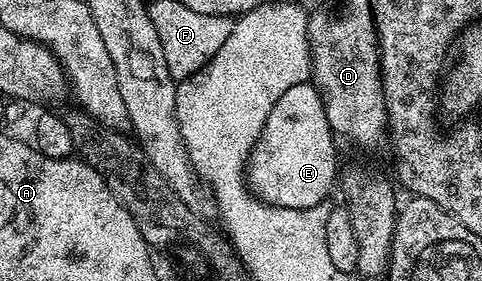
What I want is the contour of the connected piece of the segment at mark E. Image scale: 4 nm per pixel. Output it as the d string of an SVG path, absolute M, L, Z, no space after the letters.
M304 83L288 88L287 91L283 92L283 95L279 96L279 101L275 103L271 108L270 117L266 125L262 129L262 133L258 137L258 141L254 143L253 150L249 153L247 178L248 186L253 192L253 196L260 199L260 201L266 201L269 205L275 207L283 207L284 209L295 209L298 211L313 211L318 208L317 205L329 192L333 189L333 180L338 180L339 169L337 173L337 148L339 148L338 142L335 140L333 135L333 129L329 126L329 120L325 114L325 104L321 98L321 94L316 85L312 83Z

